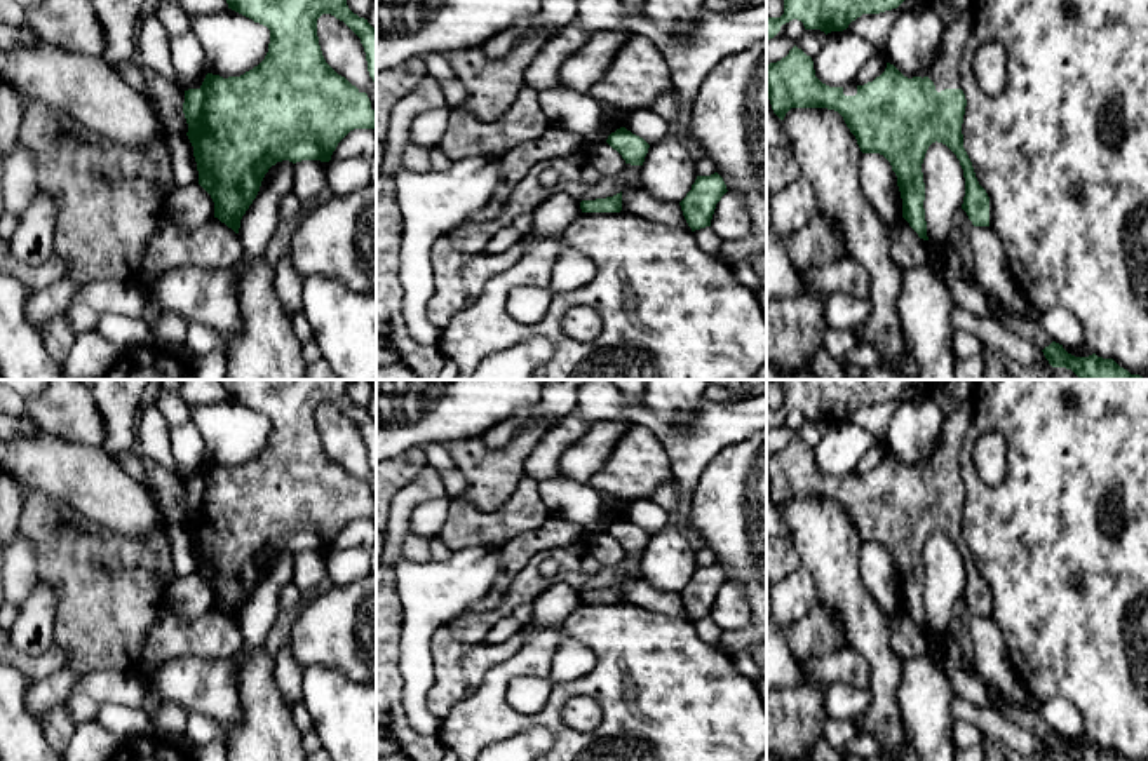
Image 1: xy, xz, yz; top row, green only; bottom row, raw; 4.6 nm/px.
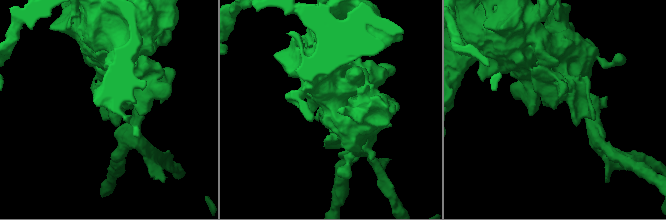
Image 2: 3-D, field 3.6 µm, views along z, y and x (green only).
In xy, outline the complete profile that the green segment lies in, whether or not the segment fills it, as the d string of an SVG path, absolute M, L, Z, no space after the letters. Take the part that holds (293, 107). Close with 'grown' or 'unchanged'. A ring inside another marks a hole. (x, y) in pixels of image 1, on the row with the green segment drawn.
M226 0L228 9L260 23L270 30L270 44L265 59L240 77L223 78L207 73L199 89L185 91L183 113L188 124L188 139L199 171L199 185L214 202L214 218L239 233L240 219L256 199L268 169L277 162L301 160L329 162L338 143L354 129L376 129L376 111L366 92L361 92L345 77L338 75L324 59L317 19L331 14L343 21L359 38L366 52L368 71L376 84L376 30L368 19L354 14L347 0Z | unchanged

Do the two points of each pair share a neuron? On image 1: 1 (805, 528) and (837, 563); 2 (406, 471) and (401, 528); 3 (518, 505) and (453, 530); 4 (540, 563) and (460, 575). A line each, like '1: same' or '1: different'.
1: same
2: different
3: same
4: different

